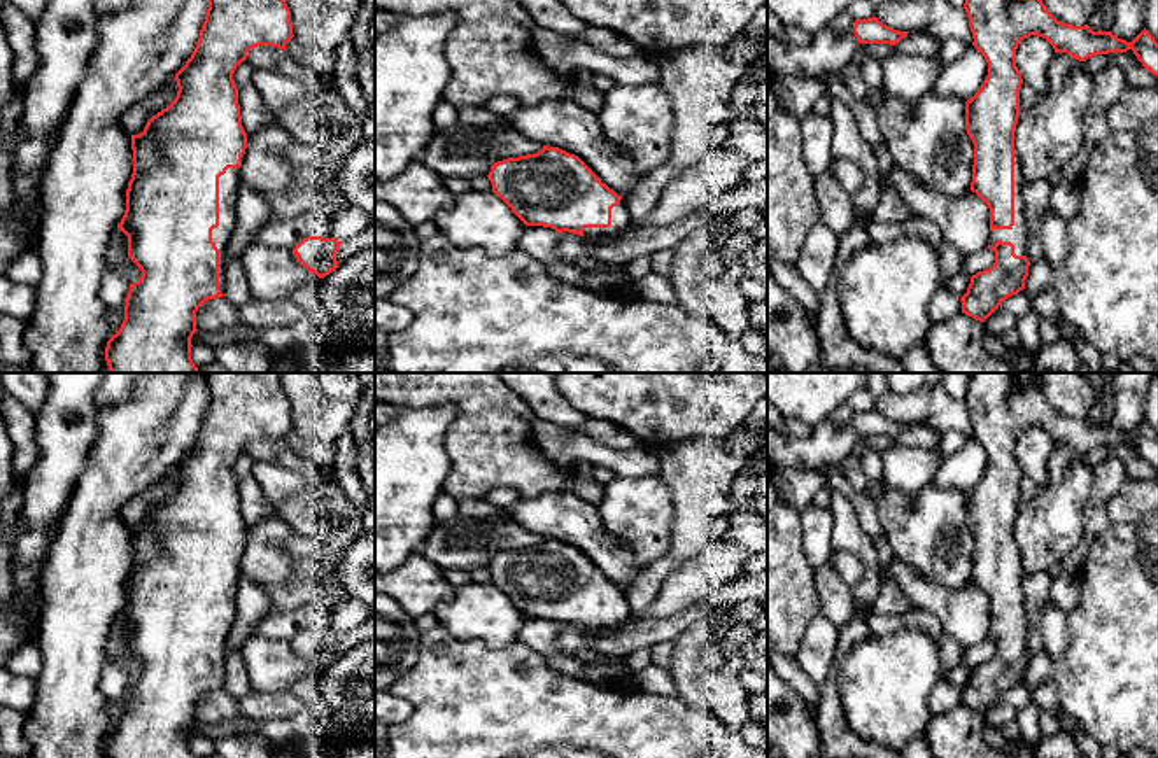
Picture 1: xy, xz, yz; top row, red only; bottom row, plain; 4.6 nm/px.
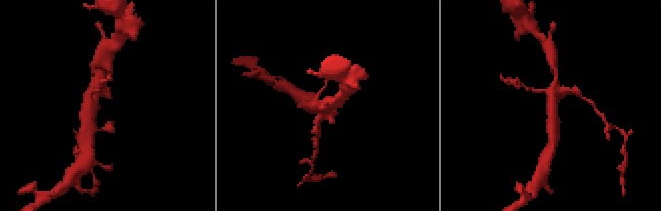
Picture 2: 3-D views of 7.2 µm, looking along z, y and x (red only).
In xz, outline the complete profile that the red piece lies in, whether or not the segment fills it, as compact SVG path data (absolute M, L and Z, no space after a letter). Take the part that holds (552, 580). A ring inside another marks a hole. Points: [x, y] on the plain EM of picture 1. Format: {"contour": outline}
{"contour": "M543 537L536 546L498 553L487 569L492 585L526 618L587 630L617 628L634 618L622 588L559 539Z"}

